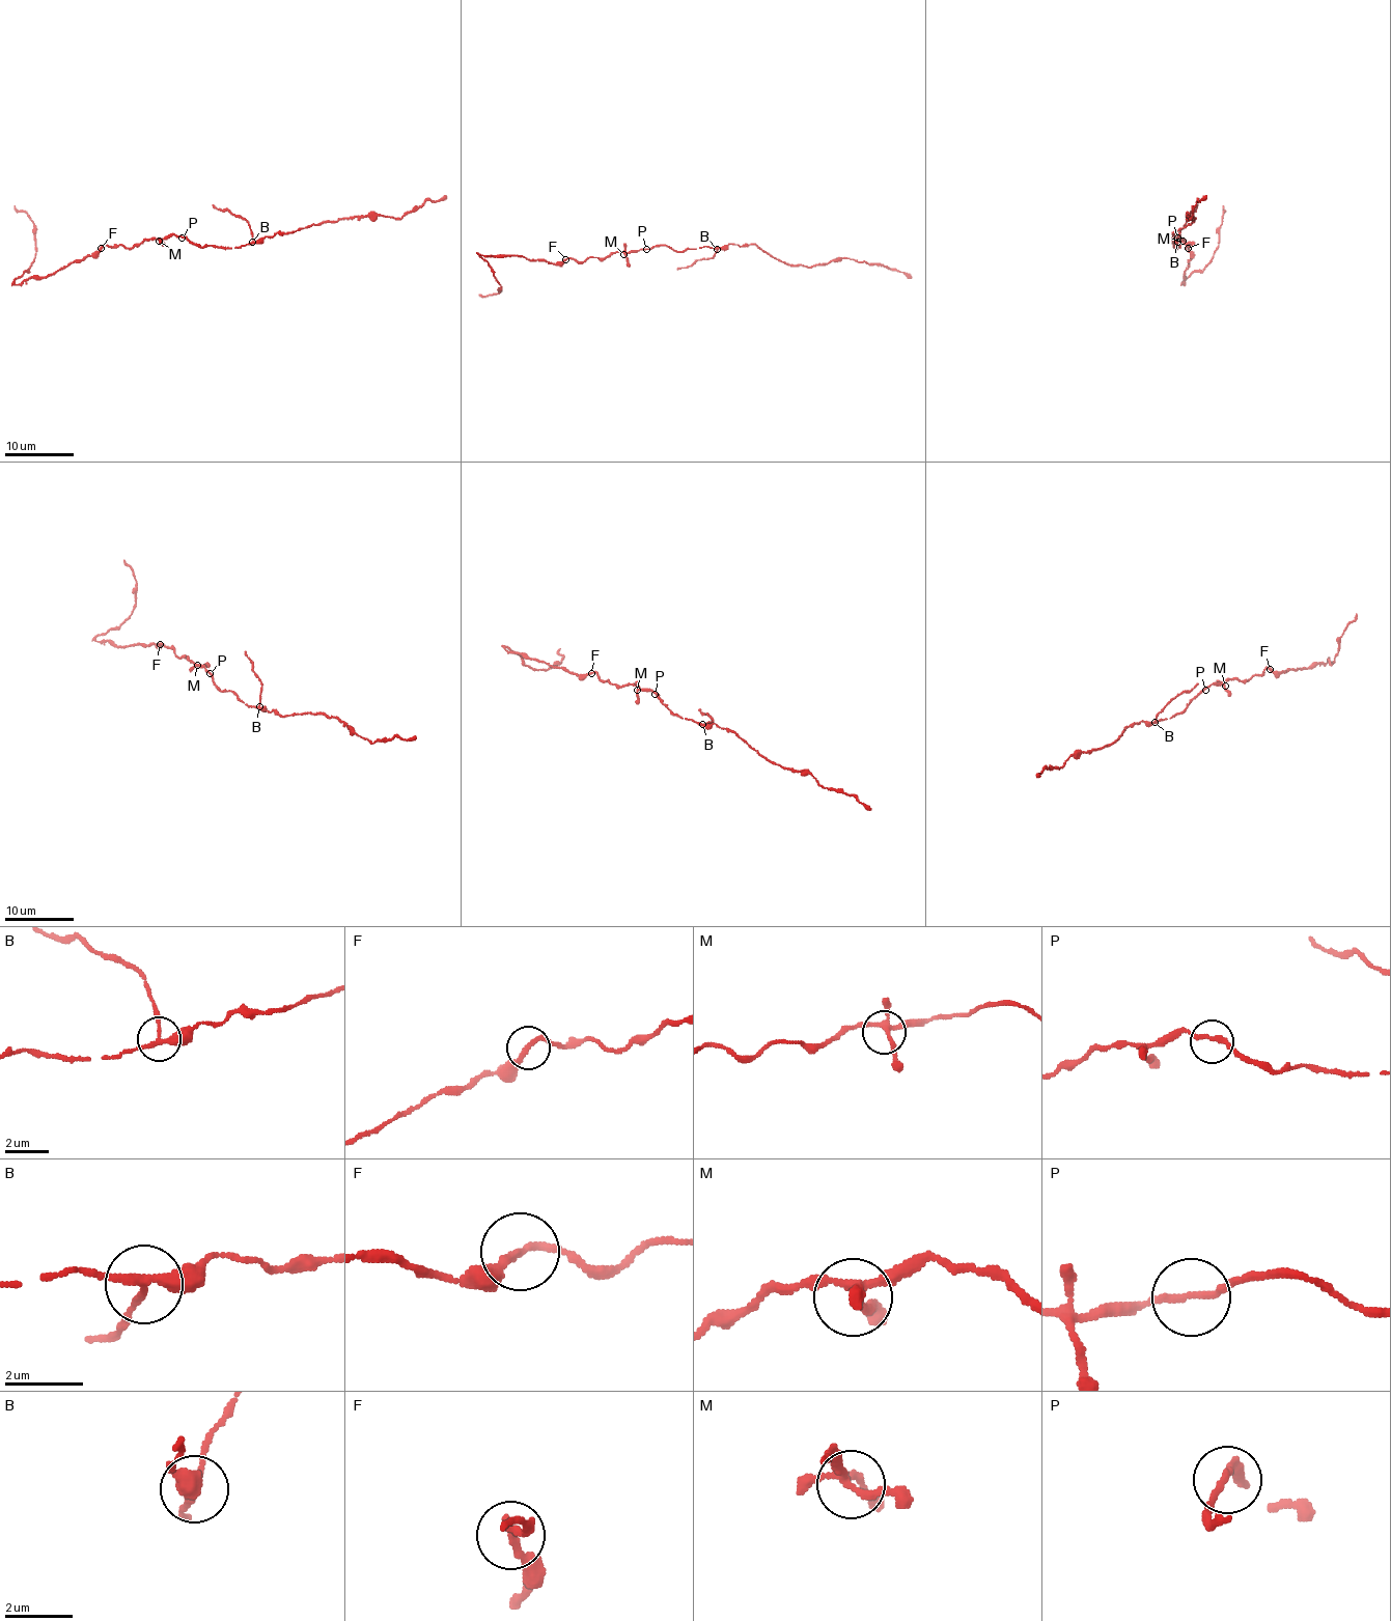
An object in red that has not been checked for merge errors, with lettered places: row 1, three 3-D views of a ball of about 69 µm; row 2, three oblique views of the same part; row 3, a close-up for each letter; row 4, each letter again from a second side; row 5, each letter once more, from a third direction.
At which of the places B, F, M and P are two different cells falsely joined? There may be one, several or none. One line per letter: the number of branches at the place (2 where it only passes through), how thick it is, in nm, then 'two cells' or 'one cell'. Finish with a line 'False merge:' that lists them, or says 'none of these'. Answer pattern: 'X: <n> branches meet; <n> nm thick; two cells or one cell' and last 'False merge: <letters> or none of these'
B: 3 branches meet; 220 nm thick; two cells
F: 2 branches meet; 200 nm thick; one cell
M: 4 branches meet; 200 nm thick; one cell
P: 2 branches meet; 190 nm thick; one cell
False merge: B

